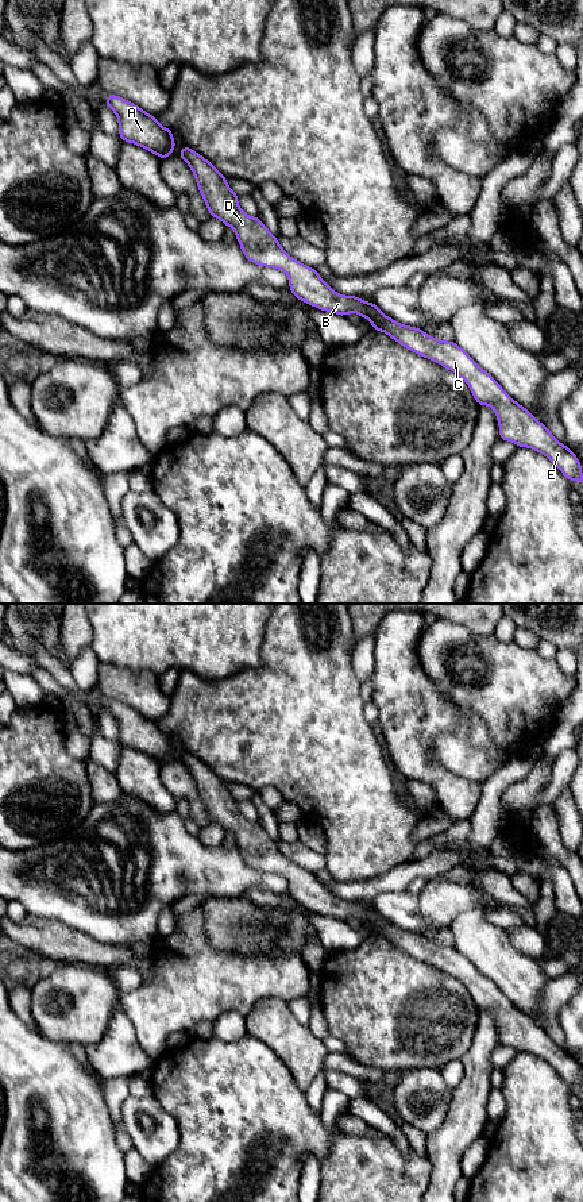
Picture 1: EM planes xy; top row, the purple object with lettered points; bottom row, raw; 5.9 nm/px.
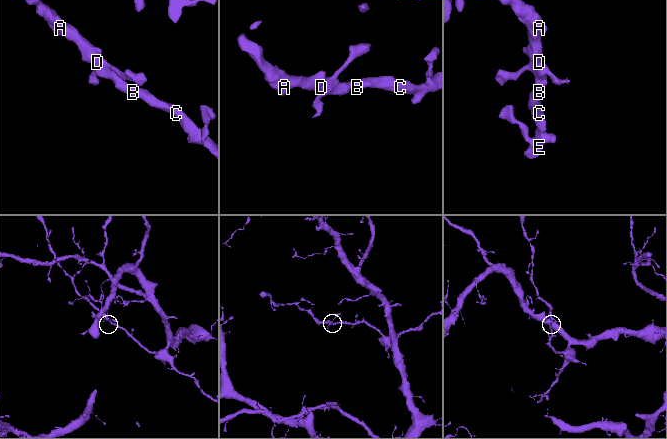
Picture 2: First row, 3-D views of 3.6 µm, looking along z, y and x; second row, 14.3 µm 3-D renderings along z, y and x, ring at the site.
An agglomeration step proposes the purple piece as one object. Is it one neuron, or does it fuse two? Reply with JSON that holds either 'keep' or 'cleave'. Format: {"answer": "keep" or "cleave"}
{"answer": "keep"}

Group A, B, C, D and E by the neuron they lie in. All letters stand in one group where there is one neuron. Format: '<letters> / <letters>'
A B C D E

